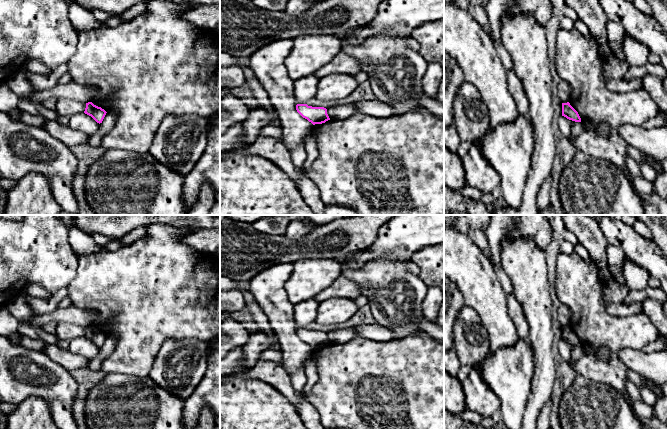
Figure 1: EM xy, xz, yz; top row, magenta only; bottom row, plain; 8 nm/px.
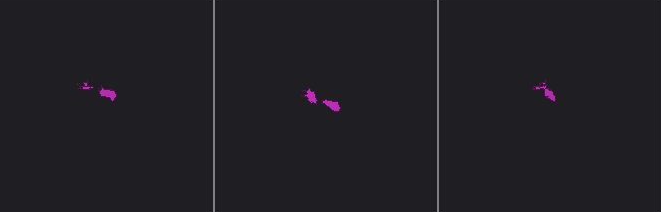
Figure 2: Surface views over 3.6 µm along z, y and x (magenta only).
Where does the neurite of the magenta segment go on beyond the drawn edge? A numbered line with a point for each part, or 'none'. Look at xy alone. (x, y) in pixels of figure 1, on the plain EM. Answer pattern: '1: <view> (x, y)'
none

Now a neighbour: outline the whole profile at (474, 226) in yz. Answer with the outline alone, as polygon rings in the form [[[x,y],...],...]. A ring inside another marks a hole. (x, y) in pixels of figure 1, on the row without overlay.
[[[444,215],[444,226],[455,227],[463,233],[466,233],[469,238],[477,245],[477,247],[490,259],[489,244],[485,237],[485,231],[488,226],[491,215]]]

